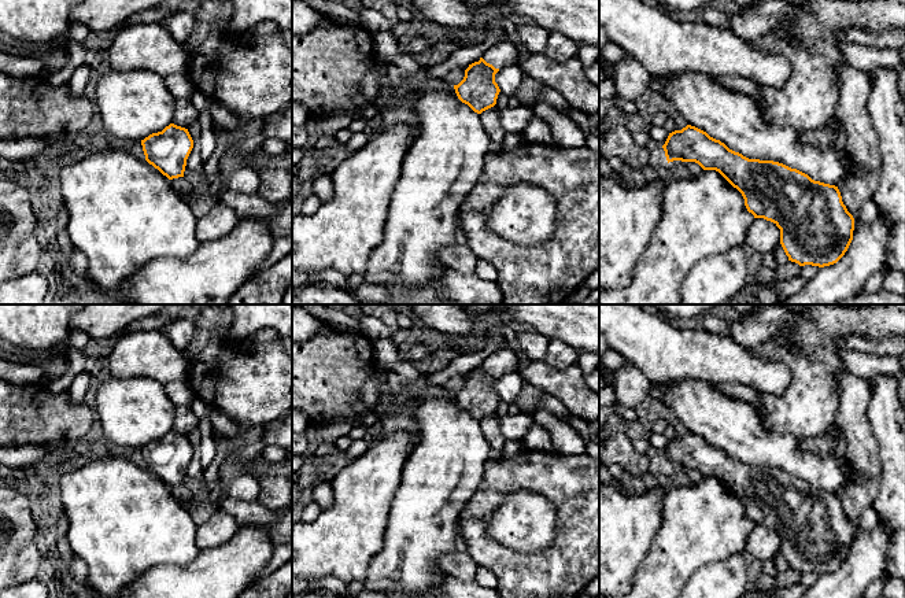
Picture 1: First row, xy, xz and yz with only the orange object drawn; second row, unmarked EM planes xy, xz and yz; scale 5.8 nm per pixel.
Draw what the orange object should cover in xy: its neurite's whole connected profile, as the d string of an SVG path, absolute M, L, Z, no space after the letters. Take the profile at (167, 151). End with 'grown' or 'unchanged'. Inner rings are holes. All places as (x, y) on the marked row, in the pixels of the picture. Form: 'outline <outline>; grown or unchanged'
outline M170 123L162 132L141 140L145 160L169 180L184 177L186 159L193 148L188 129Z; unchanged

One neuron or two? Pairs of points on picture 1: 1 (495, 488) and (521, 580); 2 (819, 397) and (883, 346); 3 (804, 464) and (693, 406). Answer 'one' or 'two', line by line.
1: one
2: two
3: one

